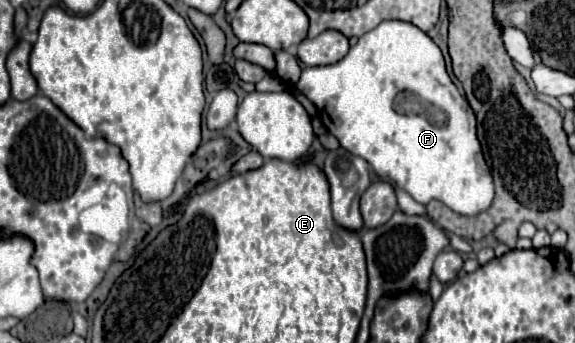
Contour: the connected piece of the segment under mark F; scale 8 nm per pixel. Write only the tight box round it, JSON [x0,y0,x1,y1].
[297,20,493,216]

